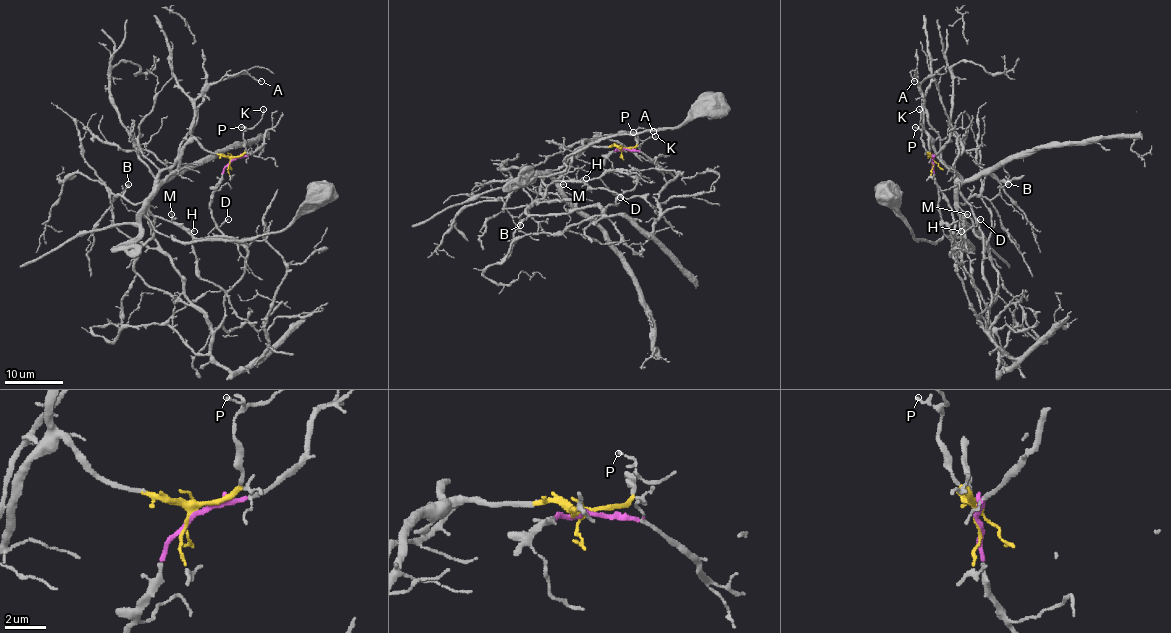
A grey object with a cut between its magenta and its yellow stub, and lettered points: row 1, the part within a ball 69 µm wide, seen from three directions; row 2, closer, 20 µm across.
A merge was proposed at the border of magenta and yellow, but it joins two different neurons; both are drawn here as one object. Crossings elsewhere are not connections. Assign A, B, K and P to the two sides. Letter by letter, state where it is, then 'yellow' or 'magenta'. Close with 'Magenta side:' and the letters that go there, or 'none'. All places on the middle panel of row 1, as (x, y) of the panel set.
A: at (653, 131); yellow
B: at (520, 225); yellow
K: at (655, 136); yellow
P: at (633, 132); yellow
Magenta side: none

